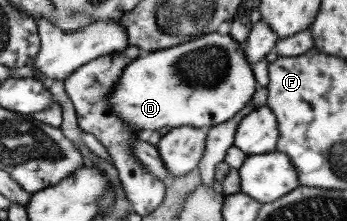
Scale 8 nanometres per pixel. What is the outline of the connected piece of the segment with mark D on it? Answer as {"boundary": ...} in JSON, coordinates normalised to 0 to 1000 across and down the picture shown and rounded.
{"boundary":[[[611,145],[576,176],[484,222],[438,235],[409,226],[406,249],[354,312],[346,362],[311,425],[311,457],[317,493],[329,498],[352,548],[366,548],[389,588],[424,611],[467,575],[608,579],[640,561],[692,520],[703,489],[720,484],[741,403],[729,308],[709,276],[697,204],[657,154]]]}

